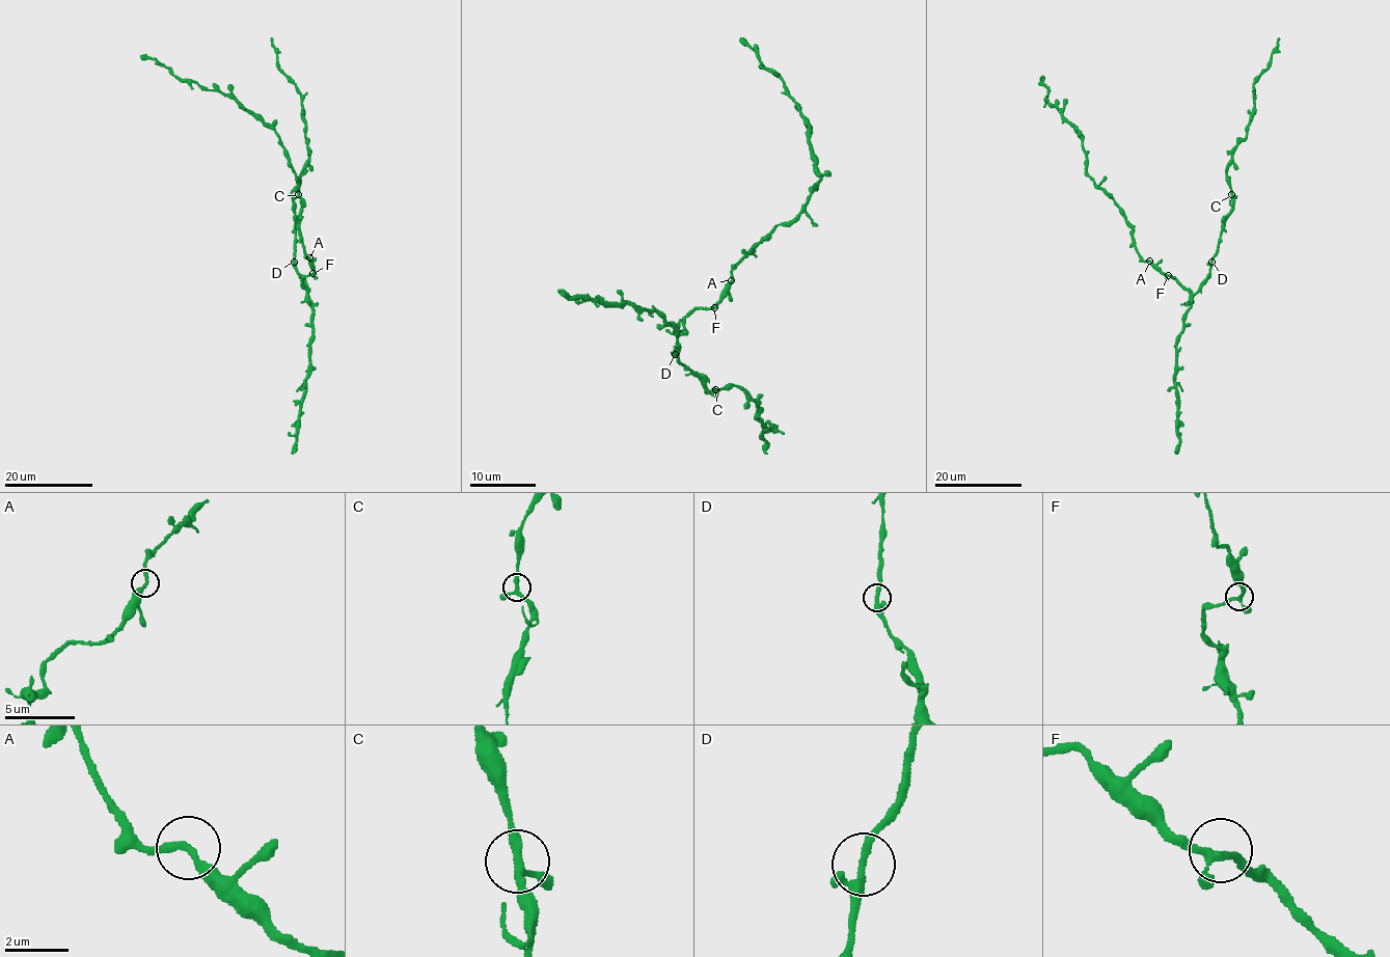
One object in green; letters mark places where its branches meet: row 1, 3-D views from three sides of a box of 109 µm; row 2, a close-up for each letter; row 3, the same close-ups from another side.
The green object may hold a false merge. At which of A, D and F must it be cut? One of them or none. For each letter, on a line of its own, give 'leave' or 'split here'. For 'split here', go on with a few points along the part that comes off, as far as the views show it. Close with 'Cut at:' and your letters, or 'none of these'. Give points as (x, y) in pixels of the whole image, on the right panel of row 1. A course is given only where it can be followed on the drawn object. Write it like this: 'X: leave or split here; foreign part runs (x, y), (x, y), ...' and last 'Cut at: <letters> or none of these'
A: leave
D: leave
F: leave
Cut at: none of these

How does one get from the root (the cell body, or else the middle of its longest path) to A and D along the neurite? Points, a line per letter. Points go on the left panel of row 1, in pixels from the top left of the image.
A: (312, 274), (309, 257)
D: (312, 274), (302, 278), (306, 294), (305, 282), (294, 262)

